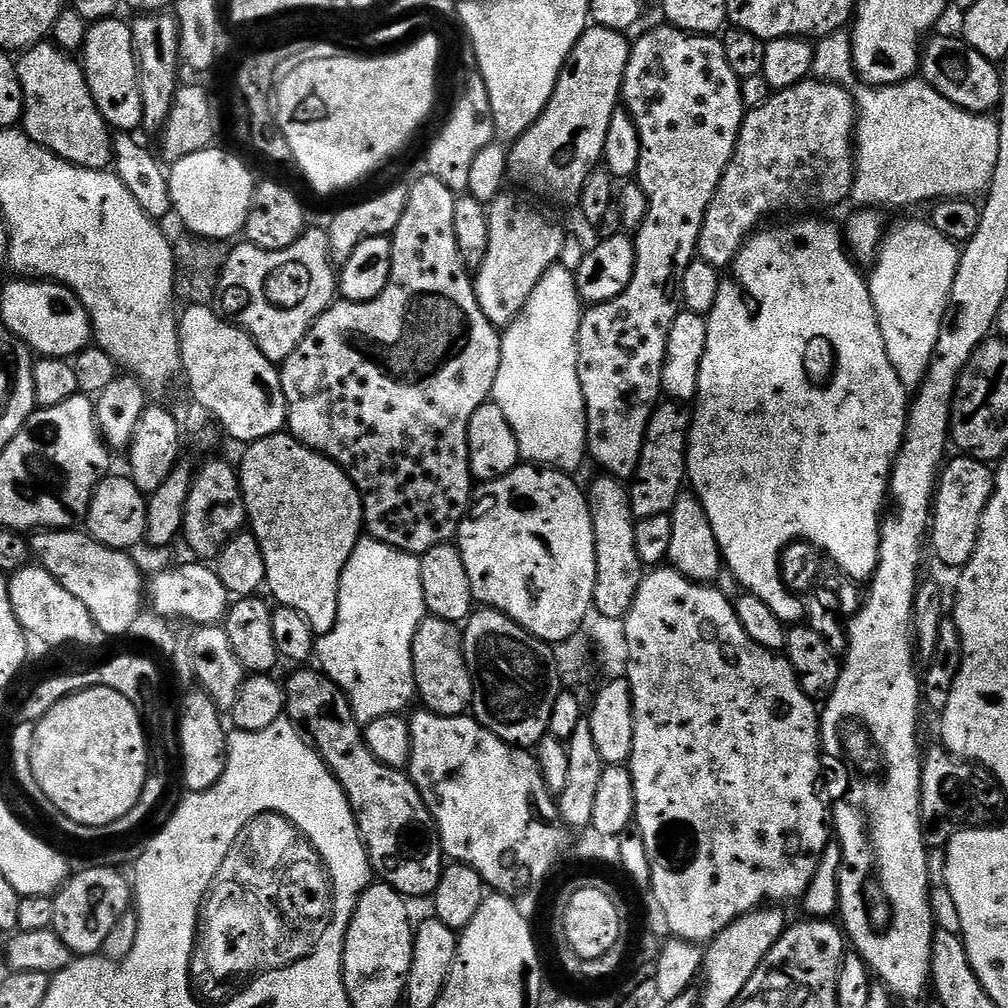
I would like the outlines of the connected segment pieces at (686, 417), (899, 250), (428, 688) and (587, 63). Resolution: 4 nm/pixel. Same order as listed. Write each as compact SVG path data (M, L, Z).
M664 402L653 412L636 475L630 481L632 514L637 520L654 518L654 514L671 513L686 484L688 470L688 430L692 427L689 409L680 402Z
M931 223L924 224L900 224L896 229L889 231L885 235L880 251L876 254L876 259L871 265L870 275L867 277L868 289L870 290L870 298L874 302L874 310L878 314L878 326L882 330L882 338L886 342L886 354L890 358L890 362L894 366L894 370L898 374L898 378L903 382L904 387L909 390L915 390L920 387L924 381L926 370L930 366L930 358L934 354L934 346L938 346L938 334L942 330L942 322L944 315L948 309L948 299L950 298L950 290L954 286L954 274L958 274L958 262L960 261L961 249L957 245L952 244L946 238L942 238L942 234L938 234L938 230L932 228Z
M431 614L425 615L424 621L418 626L418 634L414 634L414 678L416 679L416 690L419 699L424 699L423 707L430 712L437 712L440 716L462 716L472 707L472 675L468 669L468 663L464 657L464 637L461 629L451 620L443 620Z
M589 26L578 38L574 50L568 56L554 86L554 94L544 112L511 145L508 152L508 167L511 179L532 184L536 192L545 192L552 200L560 204L575 205L586 178L604 159L606 130L610 127L610 118L621 103L624 75L628 65L630 51L629 37L622 32Z

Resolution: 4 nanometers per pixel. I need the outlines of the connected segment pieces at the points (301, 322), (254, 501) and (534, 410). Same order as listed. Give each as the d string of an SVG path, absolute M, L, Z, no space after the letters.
M315 226L309 227L298 242L294 242L294 246L286 246L286 250L271 252L240 242L237 248L233 247L228 253L228 261L216 291L219 311L236 327L248 333L264 357L277 366L283 364L287 356L294 354L298 342L302 342L312 323L334 303L337 296L338 272L332 263L332 255L328 253L328 234L323 227Z
M287 431L275 432L272 436L255 440L253 444L247 445L243 451L244 461L238 464L240 492L244 495L244 511L247 523L250 525L250 531L258 538L258 542L262 546L262 554L266 558L267 591L272 591L273 597L271 596L271 599L277 605L298 610L298 614L302 614L306 618L306 622L310 622L313 633L317 637L322 637L329 632L338 618L338 590L340 589L342 570L346 566L346 562L350 558L354 546L362 539L364 507L360 501L360 492L352 485L352 479L336 463L332 460L327 460L321 452L310 450L305 444L298 442Z
M563 263L553 264L550 270L534 286L534 294L526 306L503 329L500 349L502 358L498 366L498 378L494 378L491 399L506 414L506 422L516 435L521 457L536 466L551 466L569 474L586 460L588 450L588 423L584 409L584 395L576 365L576 339L580 333L582 301L576 289L573 269L563 268Z

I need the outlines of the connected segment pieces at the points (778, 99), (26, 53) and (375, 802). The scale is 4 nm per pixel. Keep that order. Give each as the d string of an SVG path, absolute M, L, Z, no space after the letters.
M809 78L789 88L773 91L771 98L762 106L745 111L736 149L726 166L724 177L718 182L718 190L714 190L714 198L698 234L696 251L699 259L717 270L727 270L740 253L740 247L765 223L763 220L767 216L776 216L779 212L812 212L815 208L832 208L851 197L852 179L856 177L856 102L853 93L848 90L826 80Z
M41 42L25 48L16 60L16 76L22 86L24 99L24 115L22 131L35 142L53 152L58 158L76 164L79 168L107 169L112 163L113 133L102 118L98 106L92 97L88 79L84 77L84 69L79 59L73 58L53 42Z
M301 667L289 680L286 680L284 706L287 719L303 729L307 739L320 753L320 757L324 759L326 766L342 786L352 807L352 812L356 815L356 825L360 831L360 837L368 848L368 861L372 863L373 873L405 898L411 898L411 896L431 897L436 891L441 874L444 873L446 857L443 848L440 847L440 833L436 831L436 824L432 820L430 810L426 806L422 794L418 794L411 776L407 771L391 768L378 762L378 758L374 758L374 754L366 746L363 727L354 718L346 694L330 677L325 676L315 667Z

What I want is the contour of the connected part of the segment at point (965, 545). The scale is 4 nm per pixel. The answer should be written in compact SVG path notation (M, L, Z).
M963 454L957 457L957 460L949 459L943 465L930 517L930 548L932 546L937 558L953 570L970 562L980 537L982 514L996 489L995 471L985 461Z

